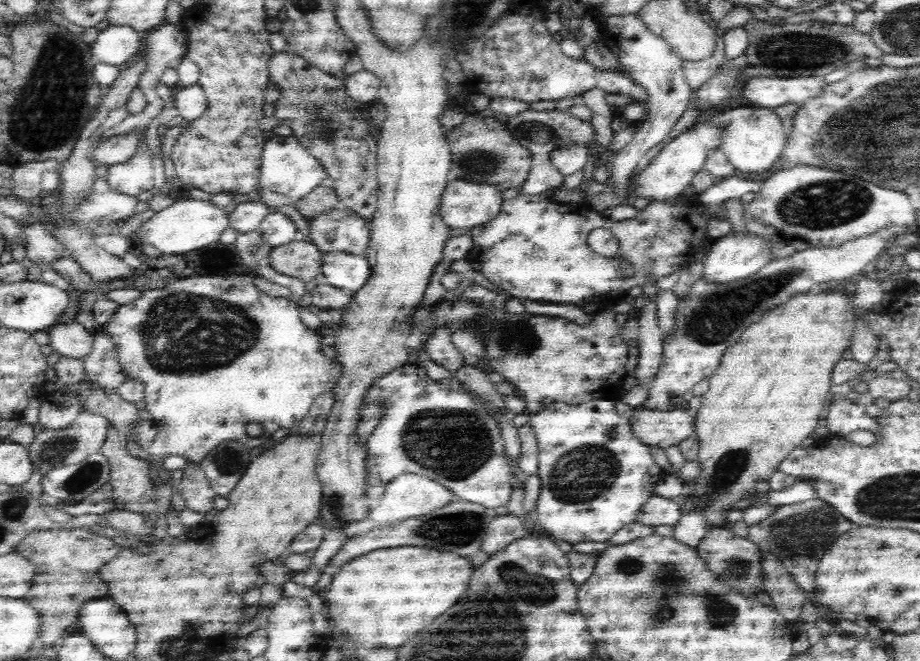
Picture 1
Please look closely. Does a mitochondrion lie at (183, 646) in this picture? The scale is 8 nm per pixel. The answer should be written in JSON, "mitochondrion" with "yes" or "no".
{"mitochondrion":"yes"}

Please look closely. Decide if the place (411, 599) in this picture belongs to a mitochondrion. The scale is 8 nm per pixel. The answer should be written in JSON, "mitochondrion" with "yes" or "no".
{"mitochondrion":"no"}

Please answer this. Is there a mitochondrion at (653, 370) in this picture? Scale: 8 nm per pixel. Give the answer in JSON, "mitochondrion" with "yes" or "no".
{"mitochondrion":"no"}

